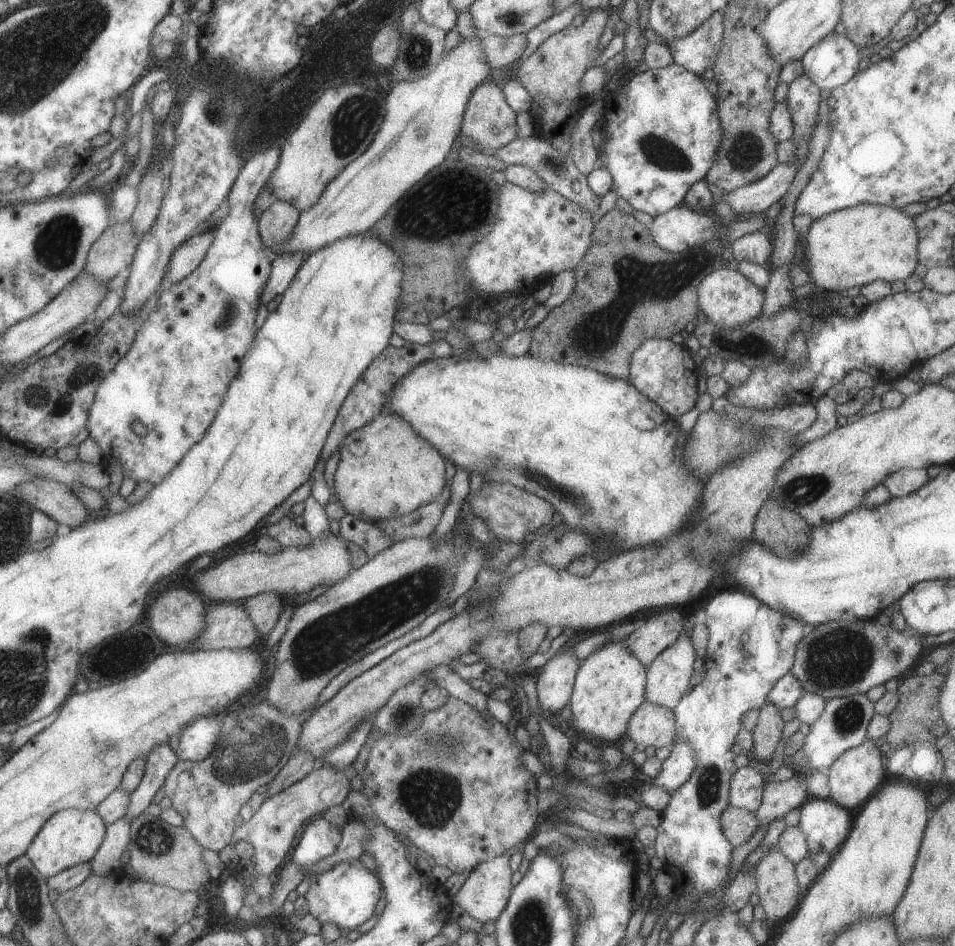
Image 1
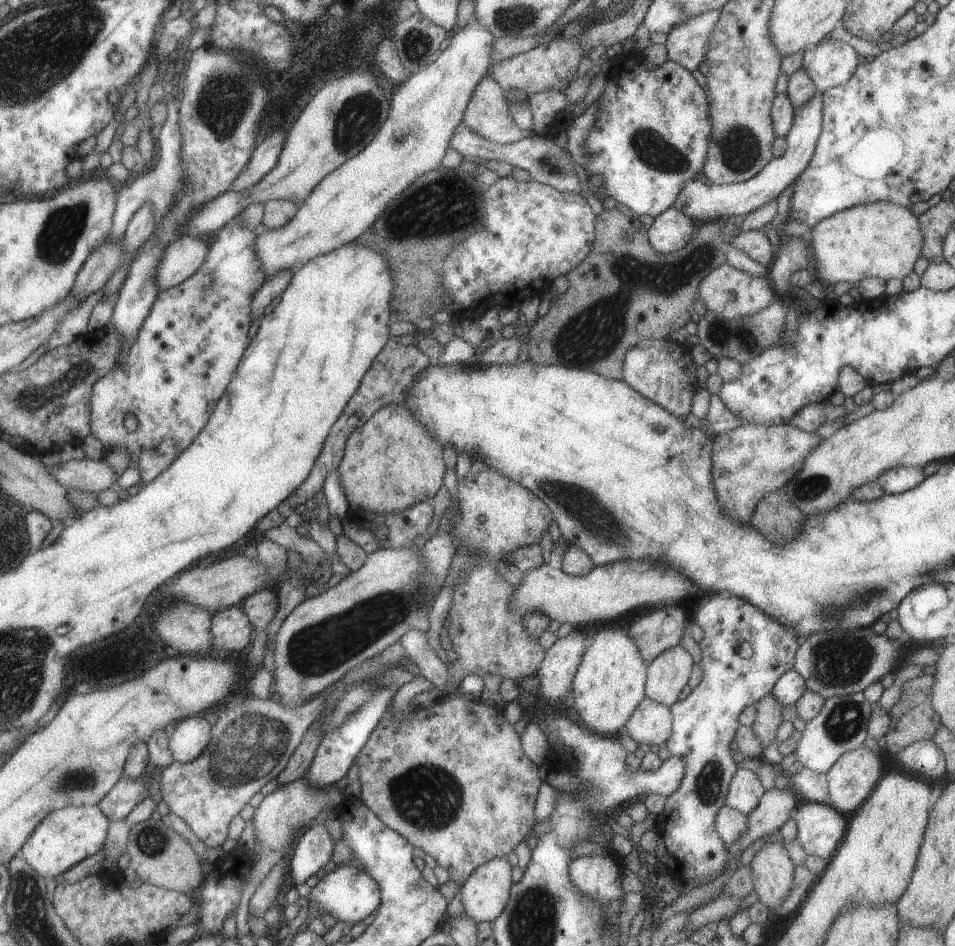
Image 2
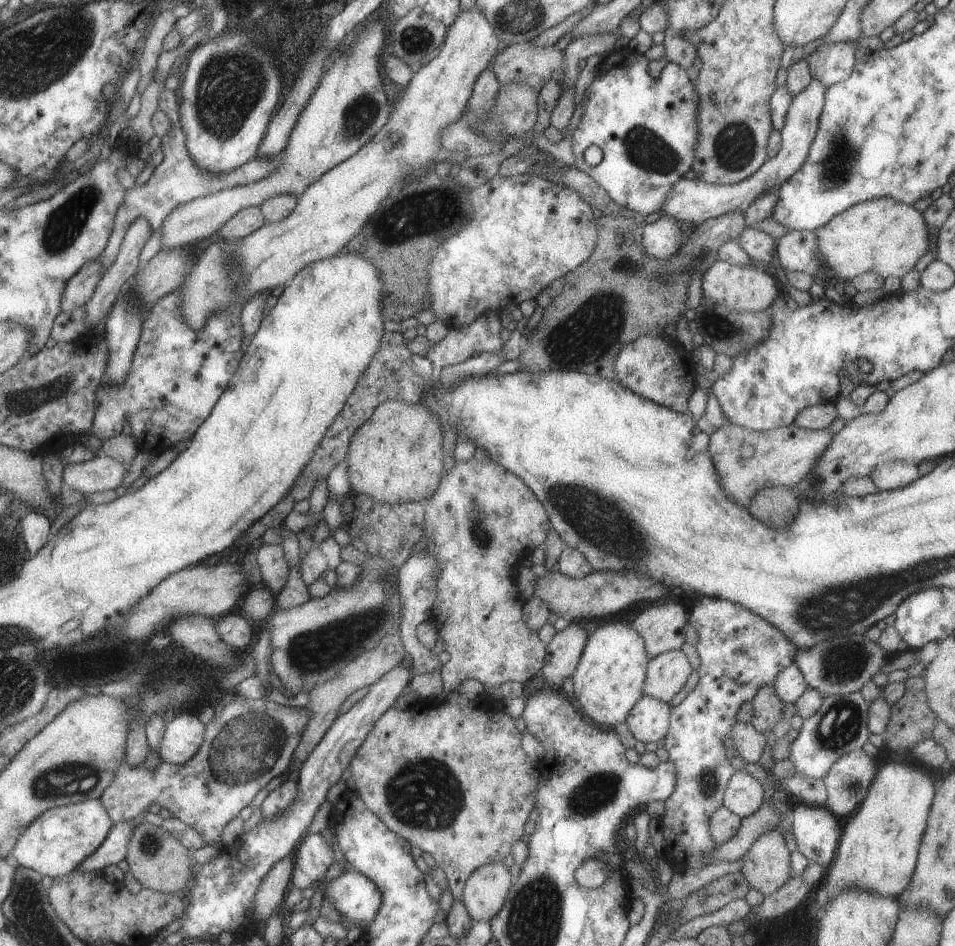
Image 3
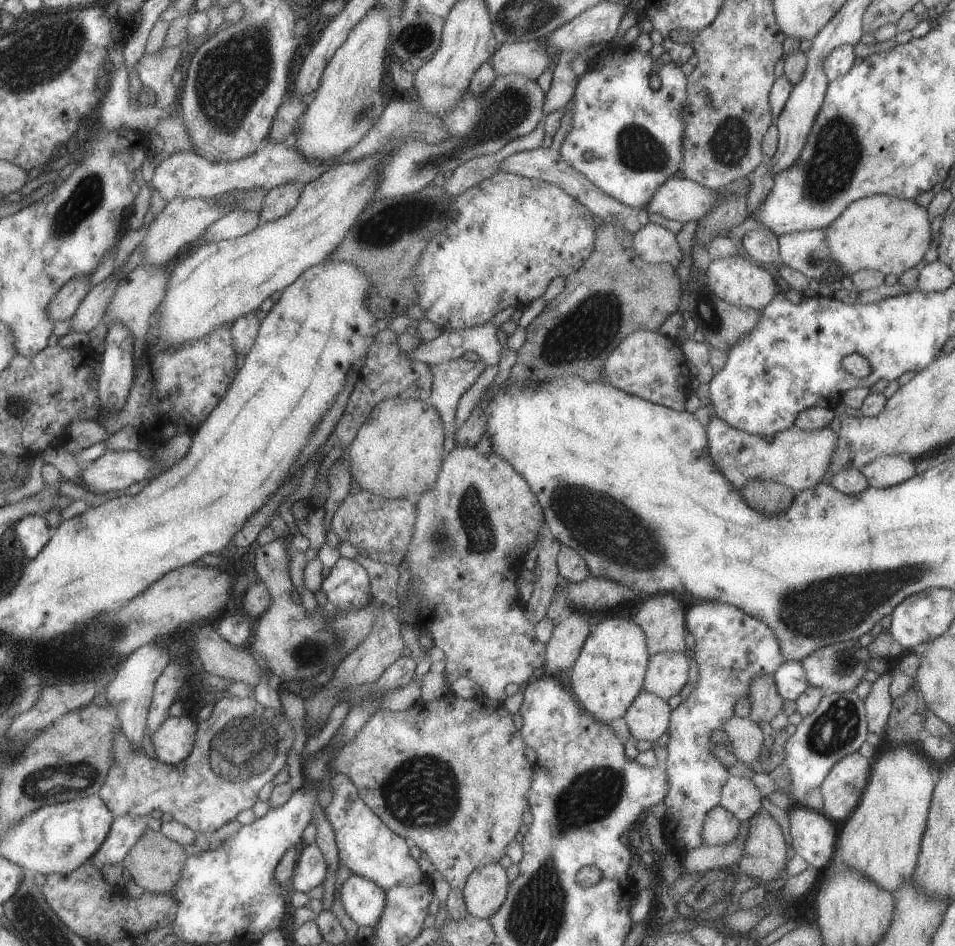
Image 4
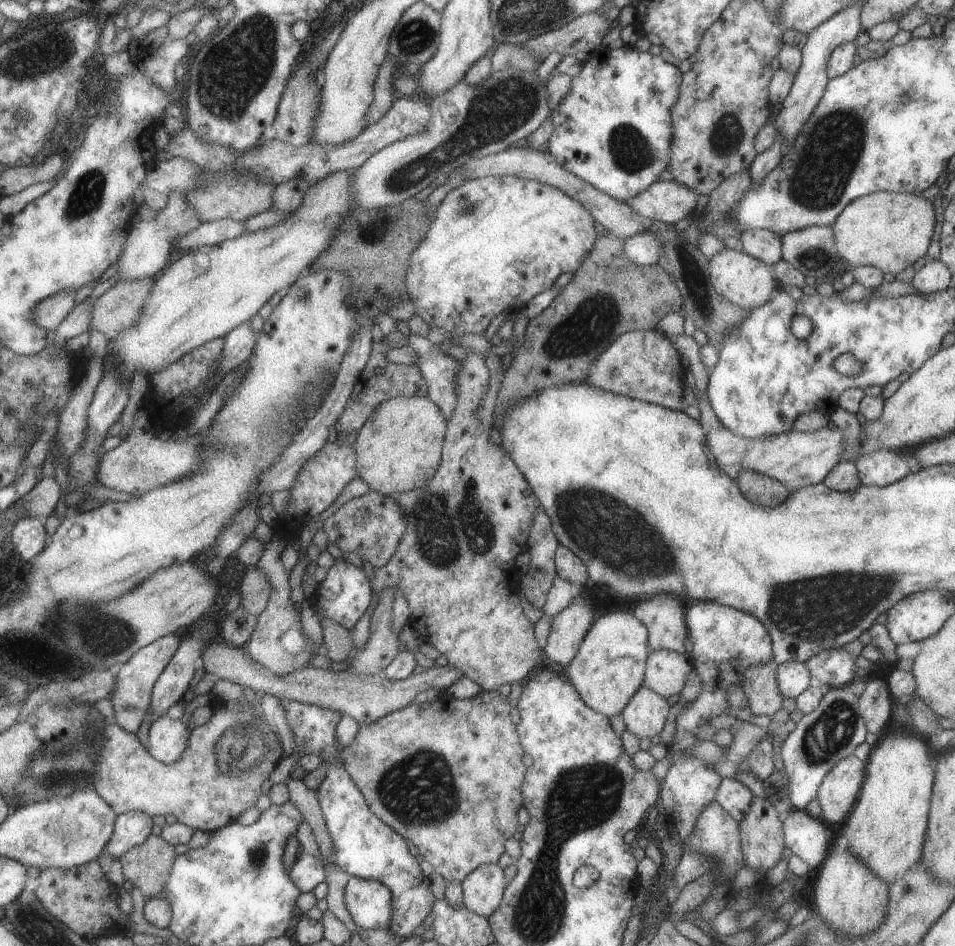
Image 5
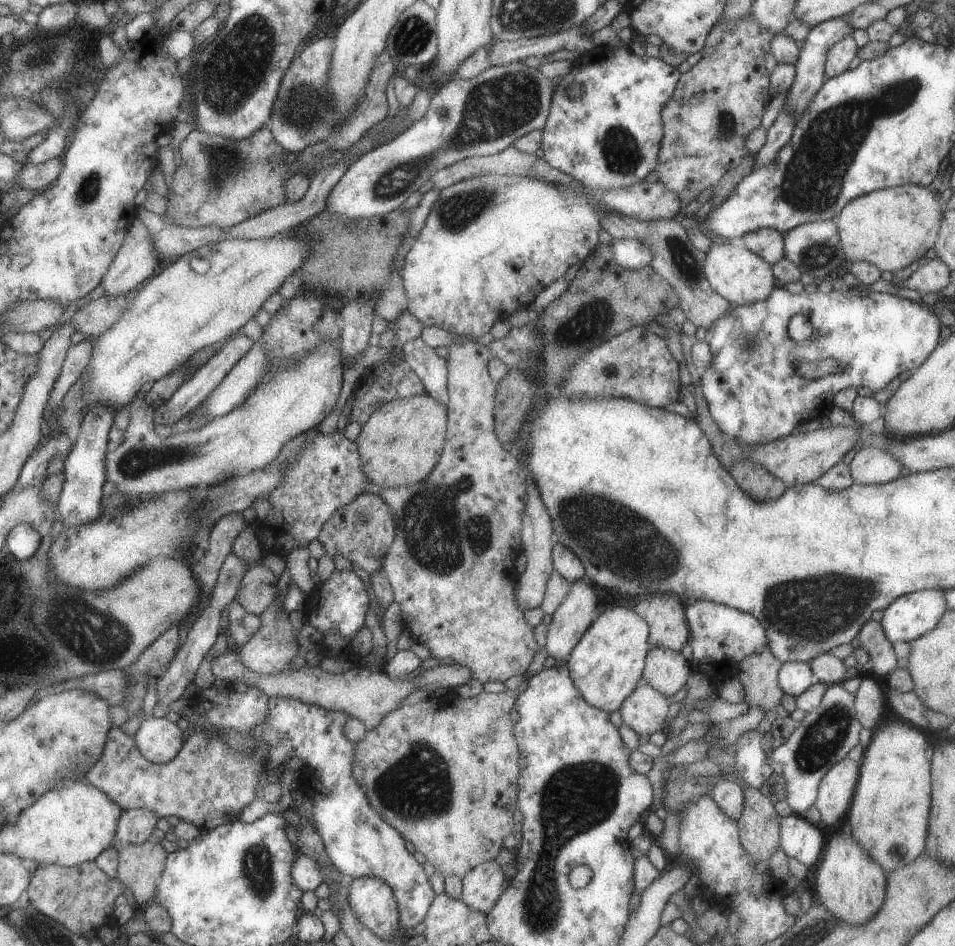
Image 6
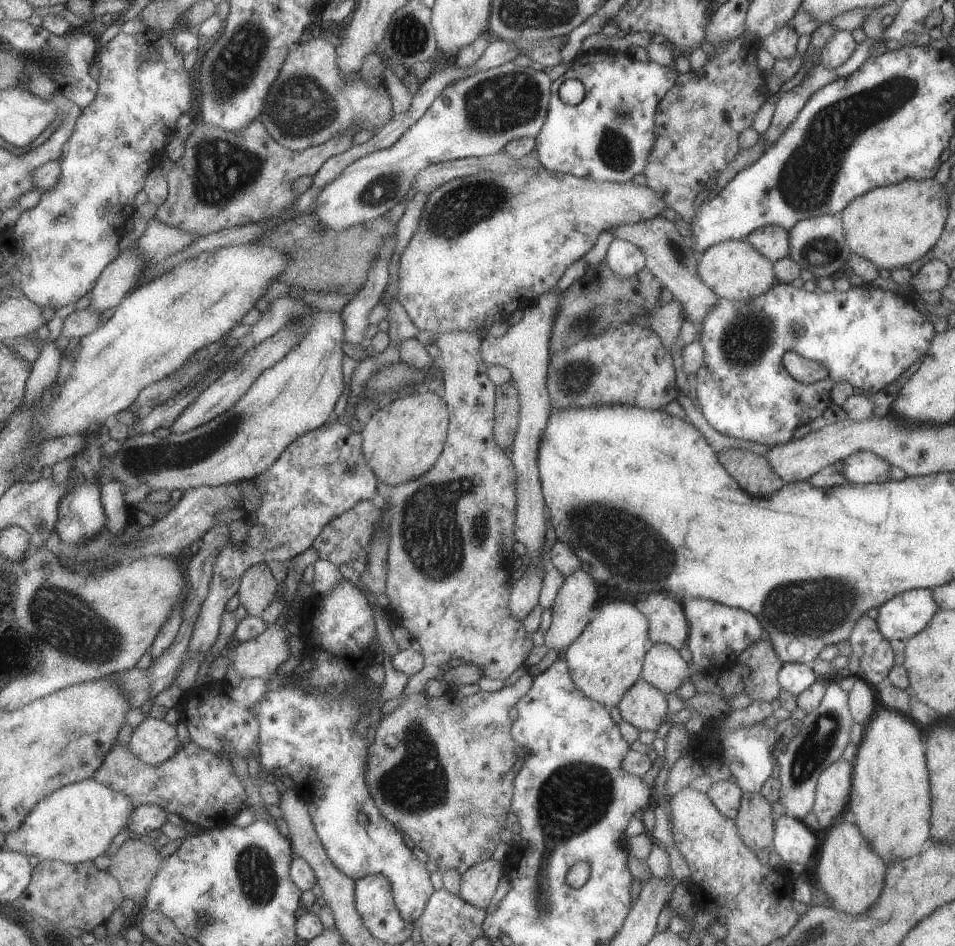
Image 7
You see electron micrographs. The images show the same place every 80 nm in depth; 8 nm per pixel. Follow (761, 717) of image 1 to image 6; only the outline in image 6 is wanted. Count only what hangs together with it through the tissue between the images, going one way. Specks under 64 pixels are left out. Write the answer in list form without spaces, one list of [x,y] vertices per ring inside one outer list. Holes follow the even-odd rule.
[[[765,647],[759,654],[746,656],[737,668],[737,677],[741,681],[744,690],[744,702],[749,707],[757,707],[762,711],[774,710],[780,704],[783,696],[782,690],[778,685],[778,670],[782,664]]]

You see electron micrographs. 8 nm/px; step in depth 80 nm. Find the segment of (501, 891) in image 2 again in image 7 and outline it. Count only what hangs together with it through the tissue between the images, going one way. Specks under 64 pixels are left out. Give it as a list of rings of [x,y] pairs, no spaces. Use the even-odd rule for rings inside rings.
[[[487,859],[460,874],[459,898],[471,904],[471,906],[483,909],[491,904],[495,886],[503,874],[501,863]]]

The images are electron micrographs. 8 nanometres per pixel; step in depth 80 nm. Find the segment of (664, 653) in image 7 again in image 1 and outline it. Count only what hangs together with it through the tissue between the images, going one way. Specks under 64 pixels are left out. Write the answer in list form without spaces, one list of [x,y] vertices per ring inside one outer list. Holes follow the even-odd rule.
[[[681,629],[677,638],[666,649],[663,649],[646,668],[646,683],[644,684],[644,700],[651,704],[672,708],[687,693],[687,686],[691,680],[691,673],[695,660],[695,653],[691,643],[690,635],[685,629]]]

